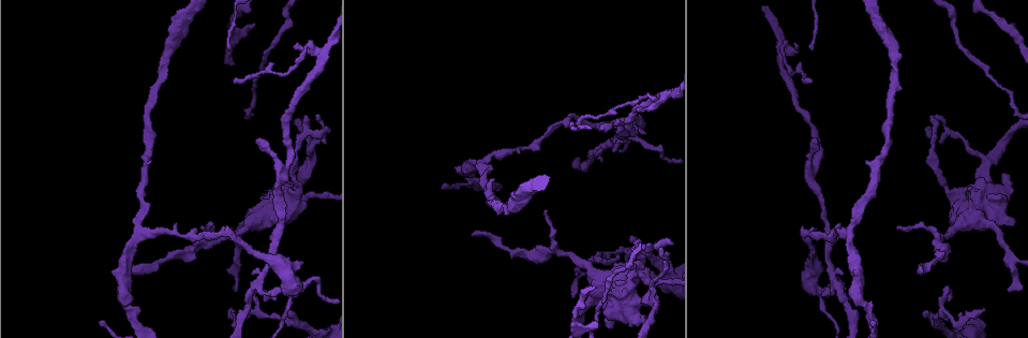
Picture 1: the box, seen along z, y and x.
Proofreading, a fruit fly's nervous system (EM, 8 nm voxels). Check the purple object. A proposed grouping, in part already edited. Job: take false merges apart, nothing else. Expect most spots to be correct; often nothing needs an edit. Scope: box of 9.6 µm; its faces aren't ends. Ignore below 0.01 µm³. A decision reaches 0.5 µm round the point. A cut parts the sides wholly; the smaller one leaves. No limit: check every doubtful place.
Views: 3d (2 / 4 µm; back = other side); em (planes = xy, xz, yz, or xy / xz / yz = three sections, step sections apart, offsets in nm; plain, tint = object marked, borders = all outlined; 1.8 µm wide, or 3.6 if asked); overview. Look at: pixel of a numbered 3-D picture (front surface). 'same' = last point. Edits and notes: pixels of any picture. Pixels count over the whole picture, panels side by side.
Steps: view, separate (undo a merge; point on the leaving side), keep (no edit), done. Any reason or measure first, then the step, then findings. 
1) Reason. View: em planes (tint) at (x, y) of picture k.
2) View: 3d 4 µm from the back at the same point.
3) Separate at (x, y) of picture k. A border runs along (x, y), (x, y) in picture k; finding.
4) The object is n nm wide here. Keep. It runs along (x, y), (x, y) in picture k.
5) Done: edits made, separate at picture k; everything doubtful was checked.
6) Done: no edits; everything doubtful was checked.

A fork. View: 3d 4 µm at (642, 252) of picture 1.

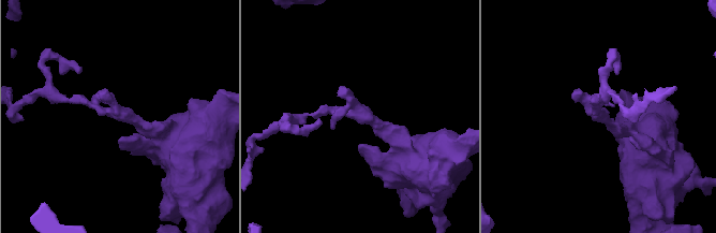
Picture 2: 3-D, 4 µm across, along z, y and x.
Now the EM. View: em xz step 8 (tint) at (595, 115) of picture 2.

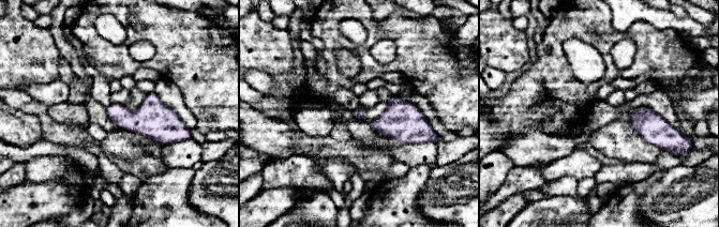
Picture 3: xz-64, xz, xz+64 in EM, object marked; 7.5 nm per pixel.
Keep. All the same neuron.

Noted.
Calibre changes. View: em planes (plain) at (958, 200) of picture 1.

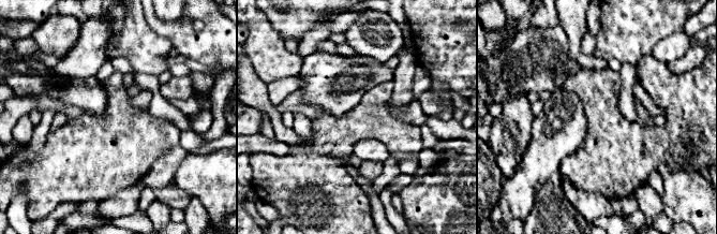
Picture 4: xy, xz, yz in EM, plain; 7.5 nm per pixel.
View: em planes (tint) at the same point.

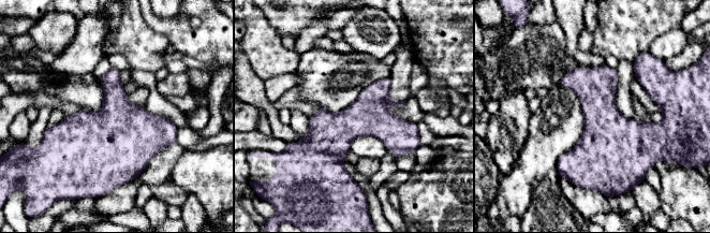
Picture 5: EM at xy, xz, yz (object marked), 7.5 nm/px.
Keep. All the same neuron.

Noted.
Abrupt turn. View: 3d 4 µm at (615, 302) of picture 1.

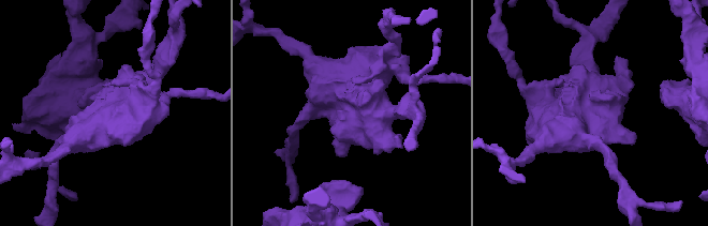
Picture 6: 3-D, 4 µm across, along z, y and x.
Shape alone is not enough. View: em 3.6 µm planes (tint) at (354, 110) of picture 6.

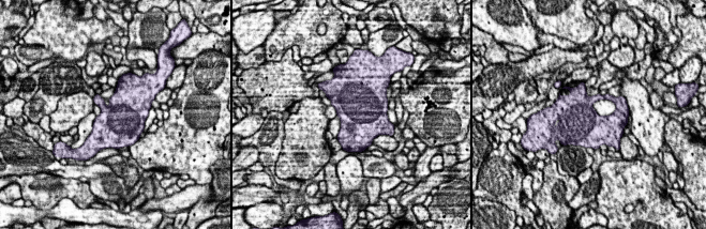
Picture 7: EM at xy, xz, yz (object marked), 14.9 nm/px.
Keep. All the same neuron.

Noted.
Three arms meet. View: em planes (tint) at (480, 161) of picture 1.

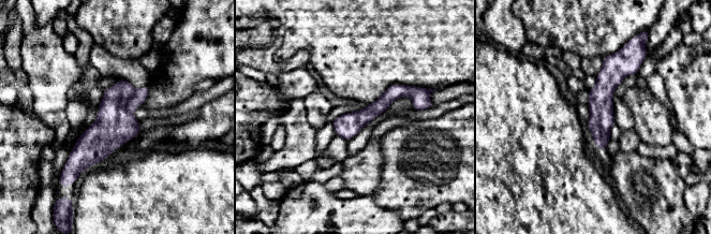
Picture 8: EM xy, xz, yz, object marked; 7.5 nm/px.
Separate at (139, 97) of picture 8. A border runs along (135, 89), (127, 104), (130, 112) in picture 8; two neurons meet here.

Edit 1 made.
Done: edits made, separate at picture 8; everything doubtful was checked.

